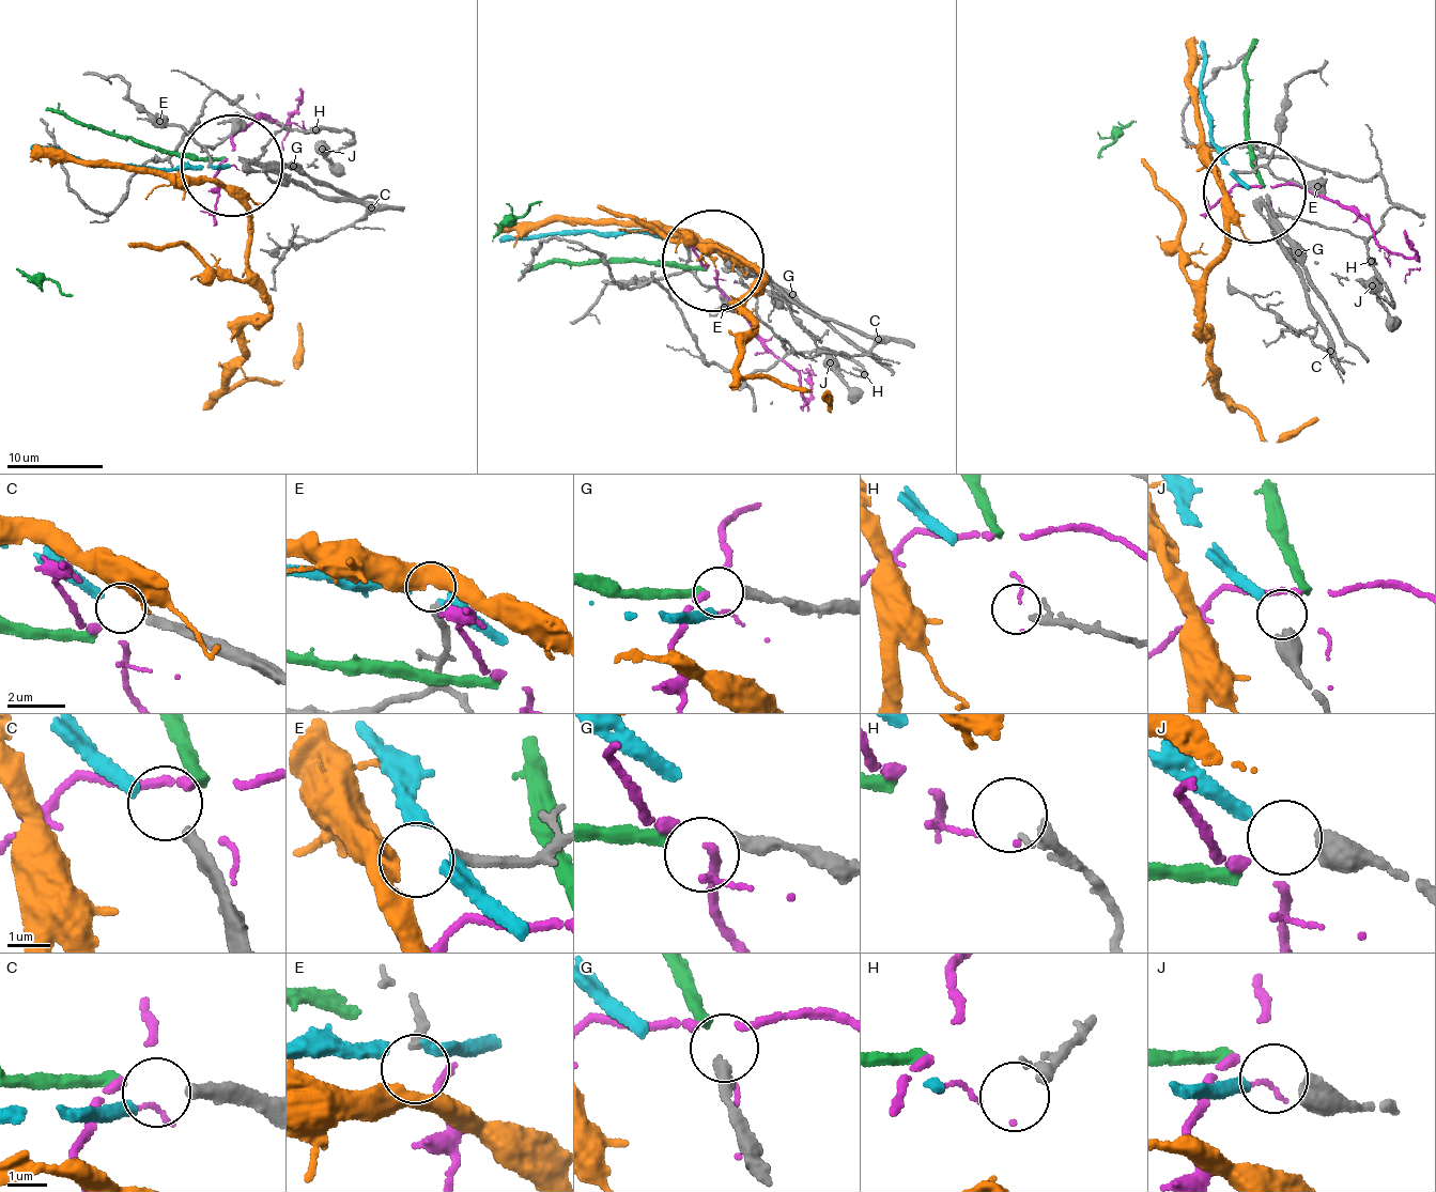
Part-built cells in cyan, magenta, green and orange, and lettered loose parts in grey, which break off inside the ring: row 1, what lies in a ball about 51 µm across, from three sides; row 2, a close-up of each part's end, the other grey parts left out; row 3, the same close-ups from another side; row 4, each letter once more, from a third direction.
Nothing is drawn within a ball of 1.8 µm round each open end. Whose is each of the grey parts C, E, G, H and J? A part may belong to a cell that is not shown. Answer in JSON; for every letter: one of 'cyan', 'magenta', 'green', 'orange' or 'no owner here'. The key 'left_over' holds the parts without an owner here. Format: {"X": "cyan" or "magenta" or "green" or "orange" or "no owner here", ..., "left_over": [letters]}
{"C": "cyan", "E": "orange", "G": "green", "H": "no owner here", "J": "no owner here", "left_over": ["H", "J"]}

